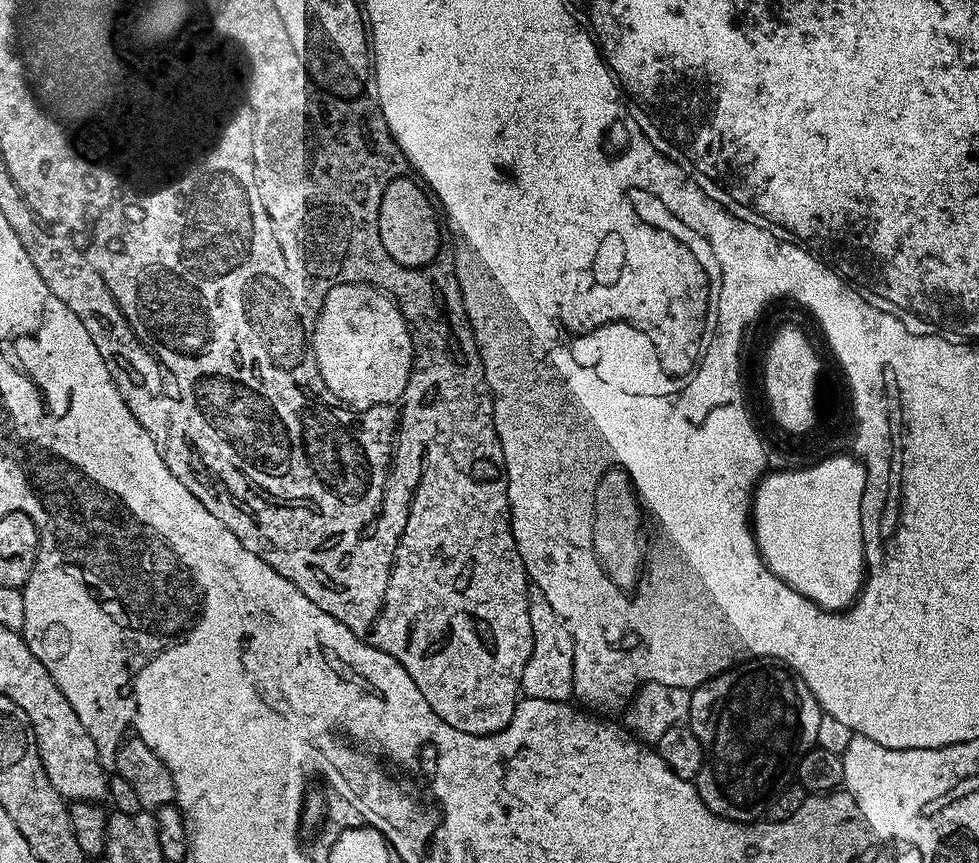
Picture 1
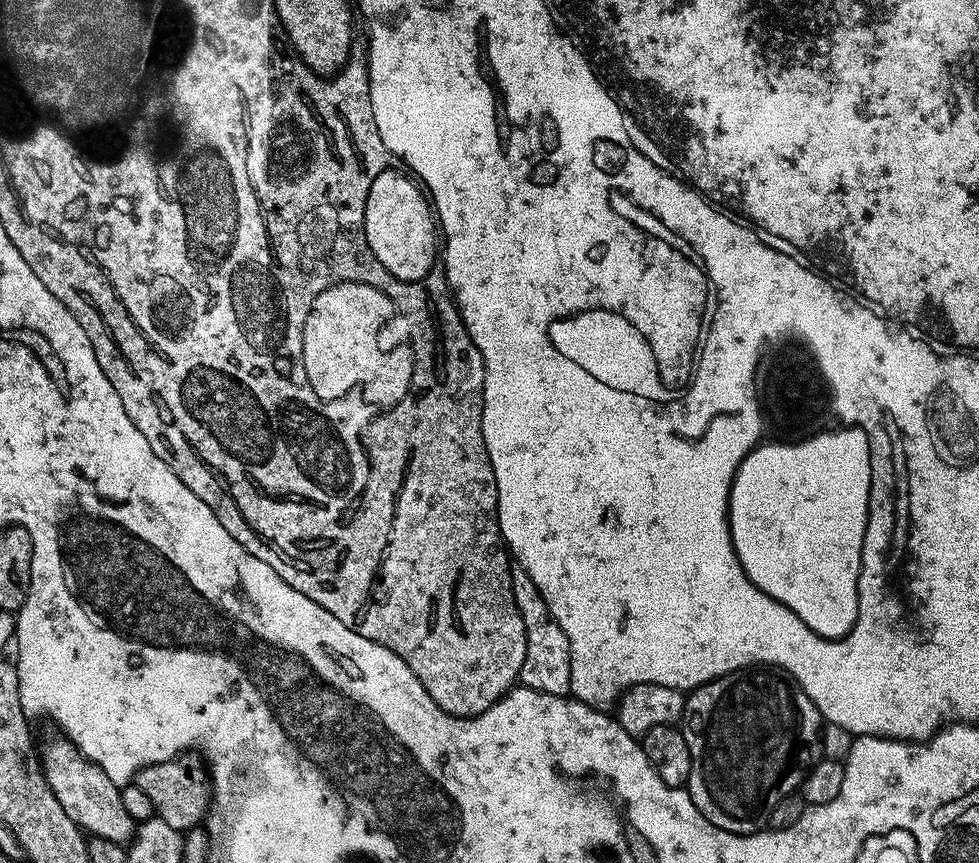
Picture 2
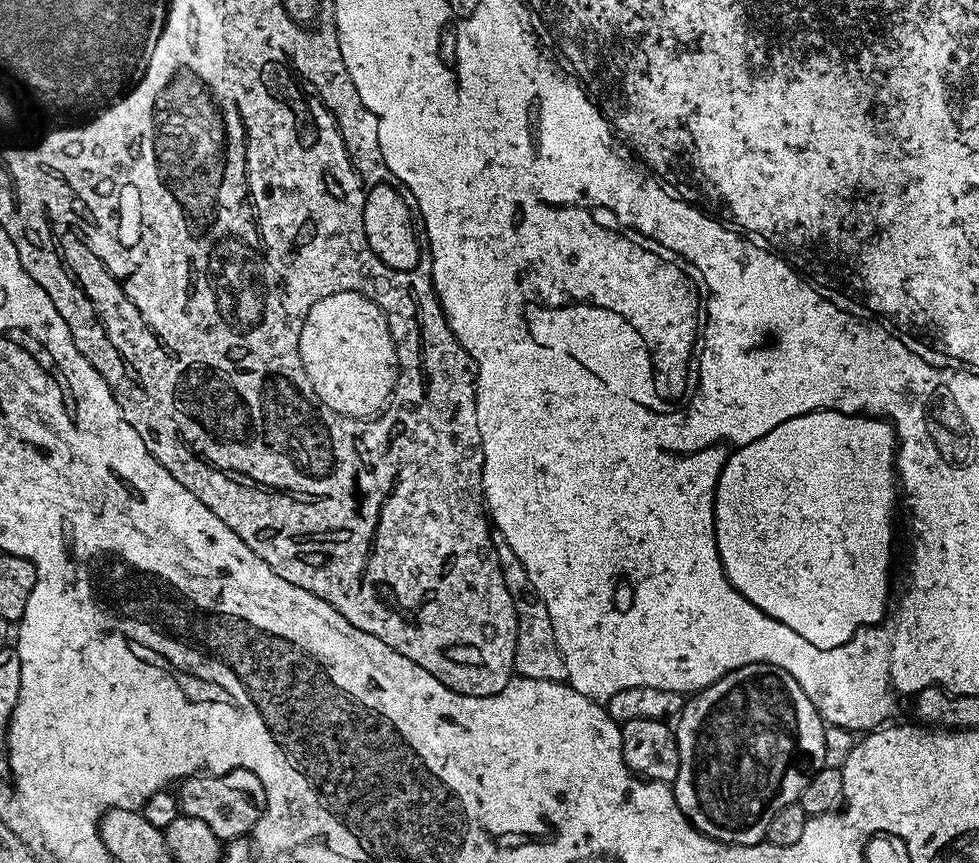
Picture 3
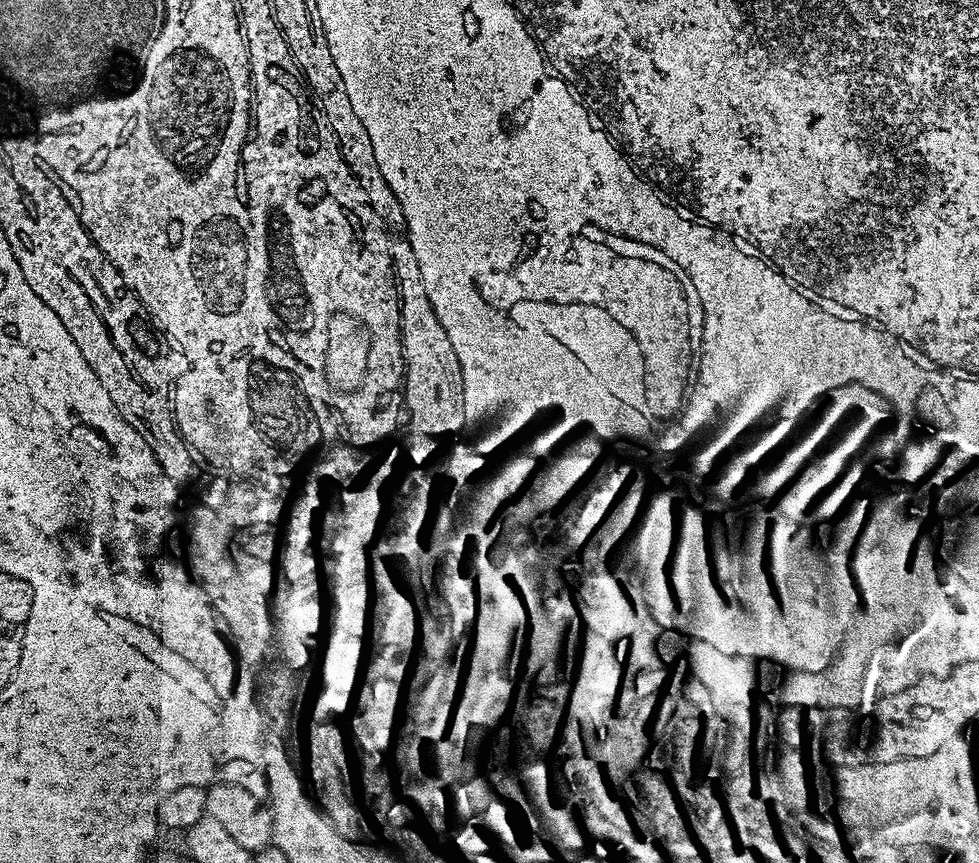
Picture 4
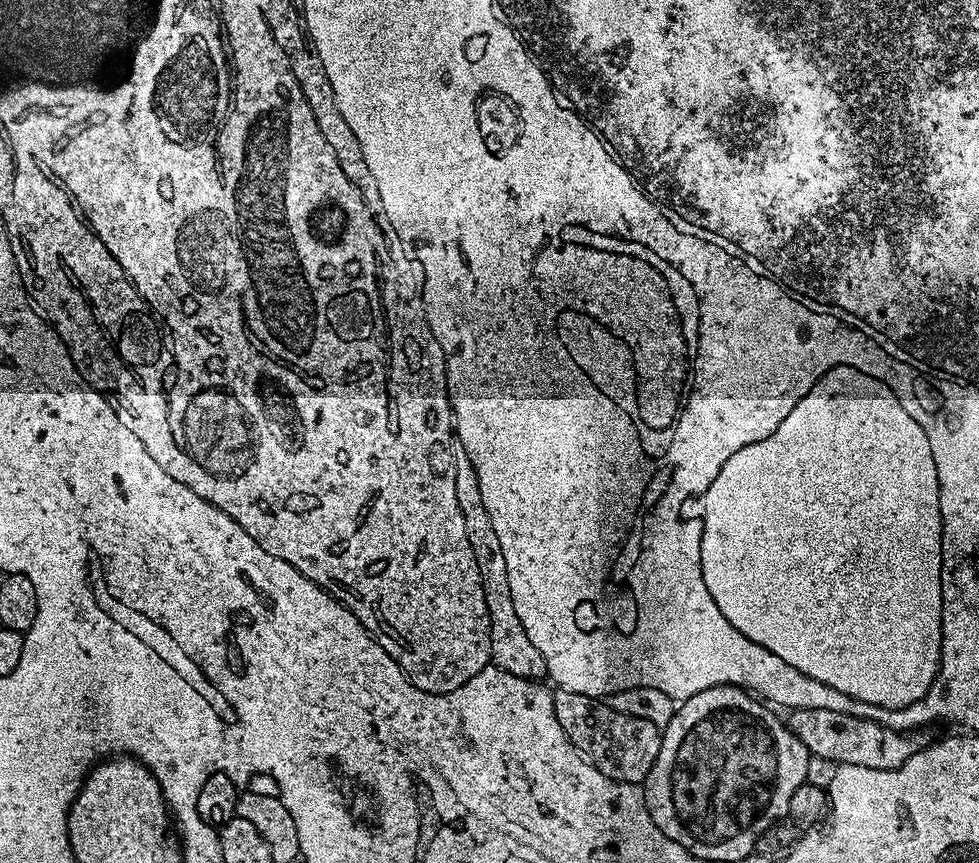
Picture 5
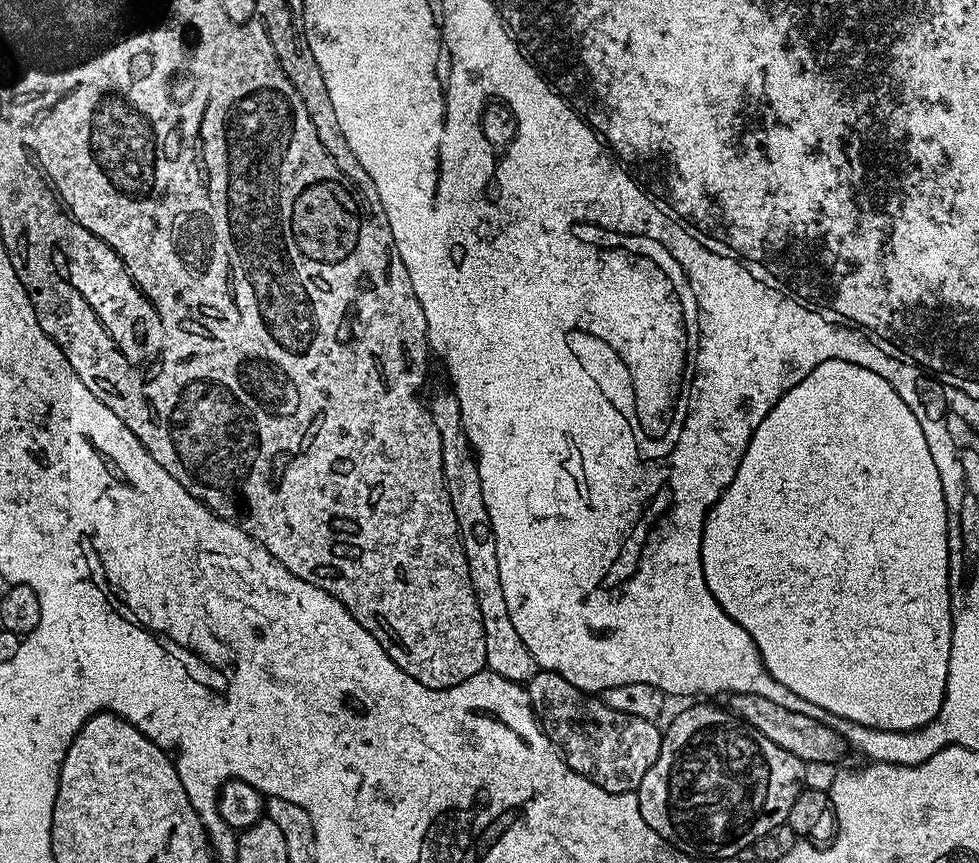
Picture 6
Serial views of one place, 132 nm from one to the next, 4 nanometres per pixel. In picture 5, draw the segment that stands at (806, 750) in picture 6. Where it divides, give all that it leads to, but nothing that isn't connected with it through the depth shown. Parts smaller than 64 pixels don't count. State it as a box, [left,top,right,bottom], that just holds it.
[786,708,930,770]

